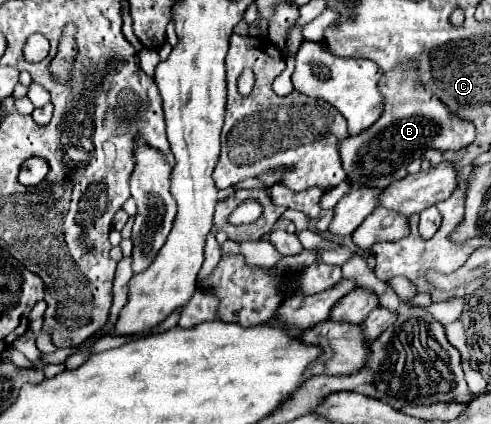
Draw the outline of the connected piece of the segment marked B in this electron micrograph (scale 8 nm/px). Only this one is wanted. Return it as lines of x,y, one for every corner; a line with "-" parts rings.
404,66
384,72
380,80
384,94
384,114
380,120
358,136
348,136
340,142
340,158
348,180
370,188
384,188
406,176
406,166
428,148
460,150
474,140
472,124
452,116
446,106
430,94
424,86
416,84
416,68

